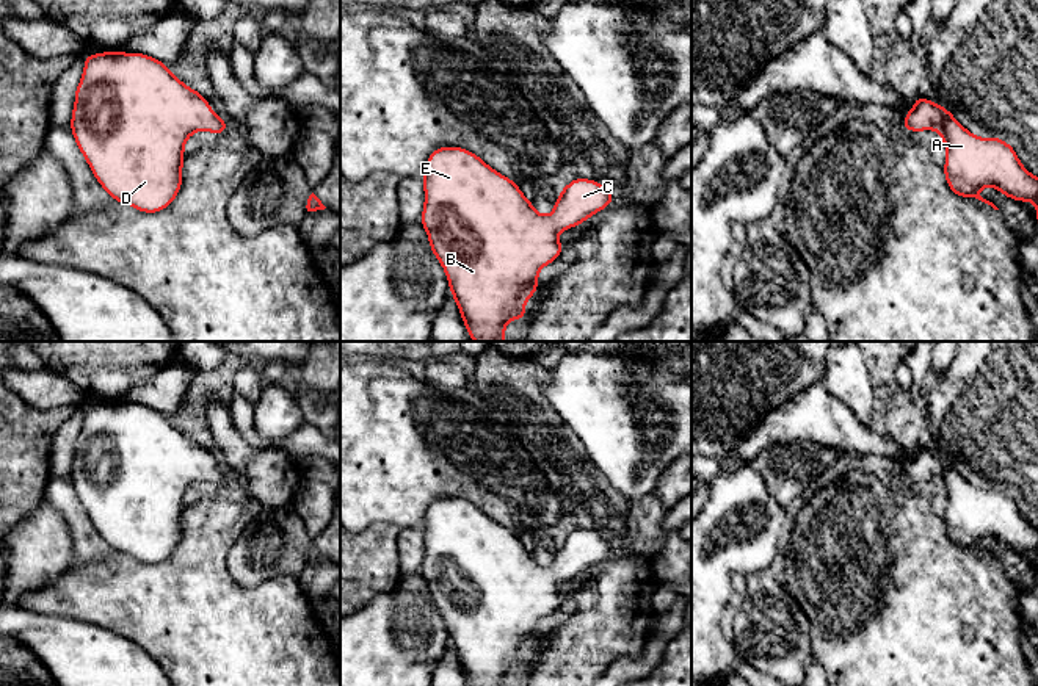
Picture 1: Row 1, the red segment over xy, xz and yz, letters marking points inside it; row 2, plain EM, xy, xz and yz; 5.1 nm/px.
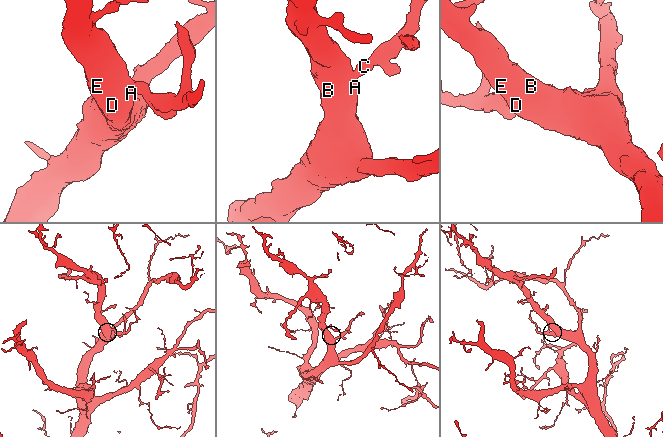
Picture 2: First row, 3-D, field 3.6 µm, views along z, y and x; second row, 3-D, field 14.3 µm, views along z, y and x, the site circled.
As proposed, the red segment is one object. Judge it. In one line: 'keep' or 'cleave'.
keep

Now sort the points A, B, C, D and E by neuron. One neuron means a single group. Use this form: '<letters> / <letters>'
A B C D E

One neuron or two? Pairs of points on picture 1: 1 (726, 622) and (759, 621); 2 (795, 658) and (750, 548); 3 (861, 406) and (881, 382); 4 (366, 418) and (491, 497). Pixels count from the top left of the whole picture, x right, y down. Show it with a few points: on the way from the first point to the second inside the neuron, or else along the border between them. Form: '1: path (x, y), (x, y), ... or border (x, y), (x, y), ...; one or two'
1: border (747, 588), (731, 638); two
2: border (765, 570), (745, 577); two
3: border (864, 357), (872, 389), (880, 401); two
4: path (397, 444), (438, 445), (460, 465); one

